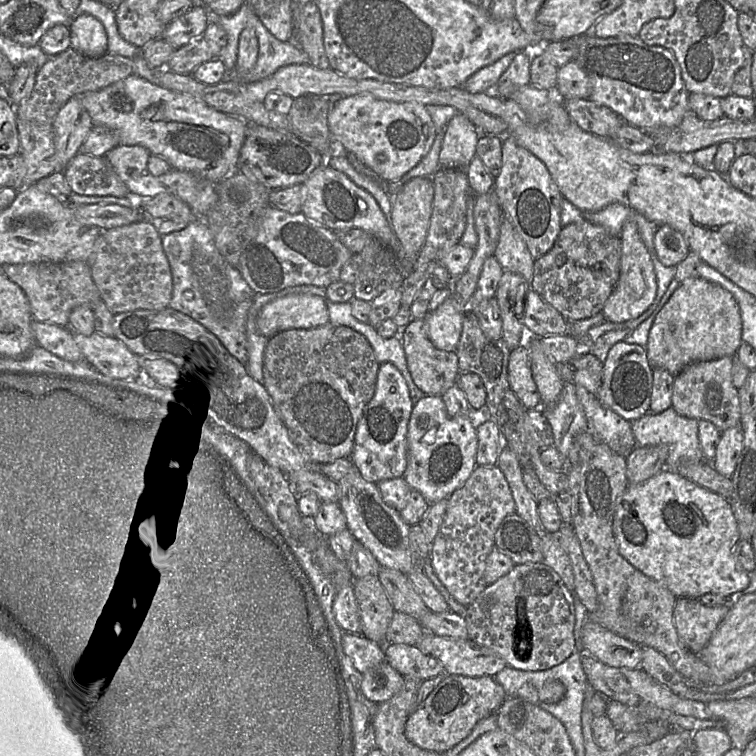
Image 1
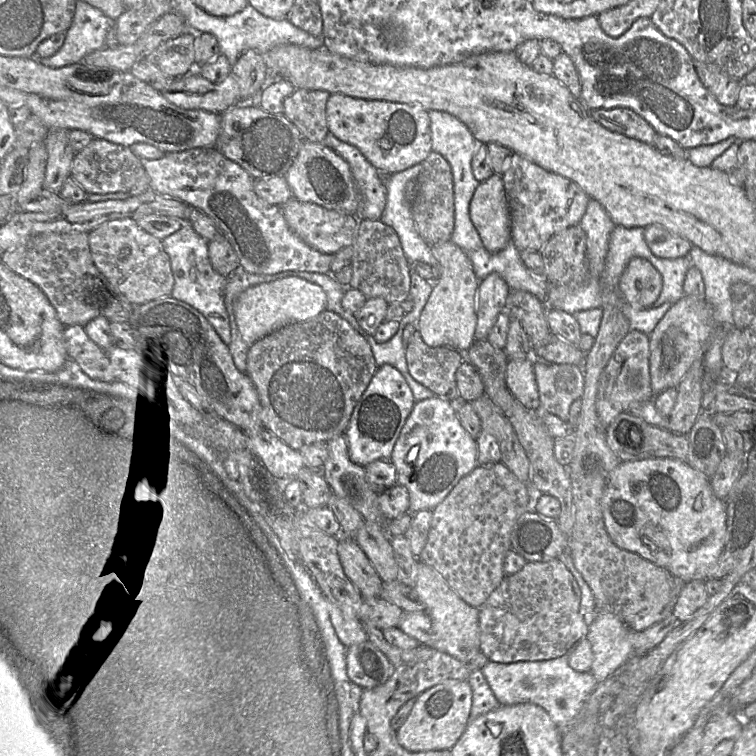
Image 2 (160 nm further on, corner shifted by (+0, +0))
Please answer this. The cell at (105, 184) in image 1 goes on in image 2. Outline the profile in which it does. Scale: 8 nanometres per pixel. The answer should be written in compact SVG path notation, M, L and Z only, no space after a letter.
M96 137L75 155L71 176L88 194L128 193L137 196L150 189L150 178L142 161L130 147Z

